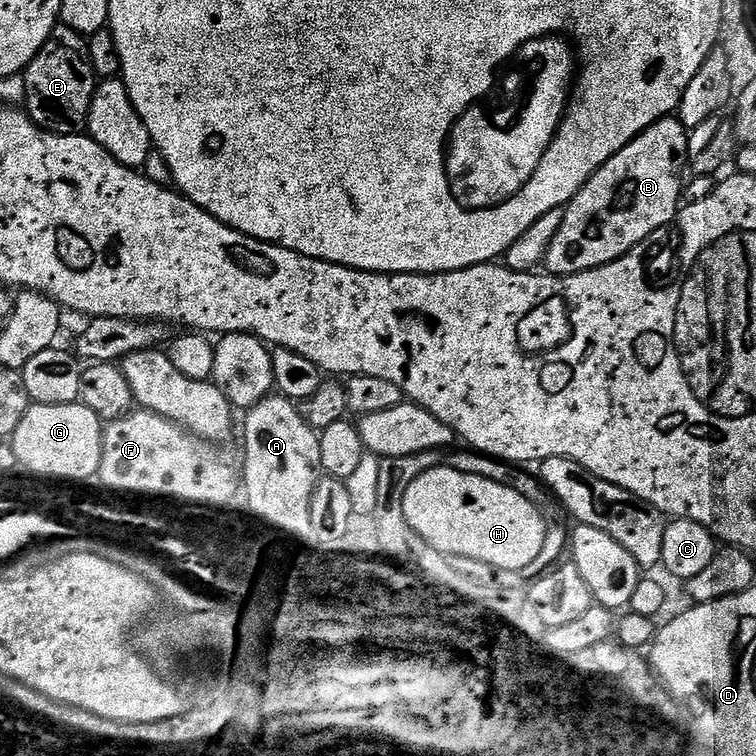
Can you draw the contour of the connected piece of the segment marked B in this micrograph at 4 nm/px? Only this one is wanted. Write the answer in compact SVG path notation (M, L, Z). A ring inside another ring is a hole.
M665 118L610 157L563 209L562 226L546 250L543 271L549 276L569 276L609 264L654 230L671 225L682 204L680 175L686 172L688 133L679 119Z

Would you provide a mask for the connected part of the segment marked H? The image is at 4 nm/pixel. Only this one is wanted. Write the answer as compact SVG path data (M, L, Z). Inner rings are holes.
M456 466L448 467L426 470L410 482L401 502L405 522L446 558L461 556L495 571L523 573L524 568L530 567L544 552L544 543L548 540L545 513L539 512L526 497L510 486L478 474L462 473Z

